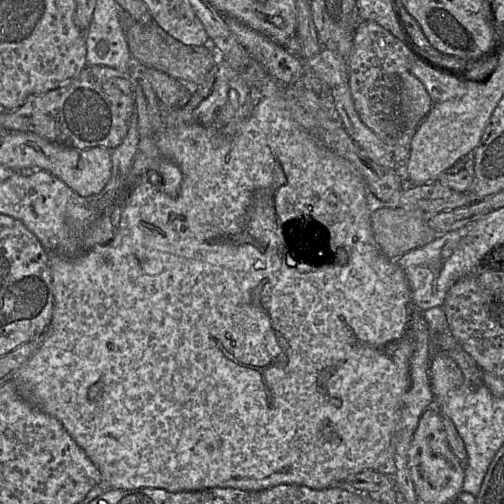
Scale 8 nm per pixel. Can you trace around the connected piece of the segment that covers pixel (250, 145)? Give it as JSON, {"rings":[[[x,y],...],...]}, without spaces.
{"rings":[[[294,84],[294,85],[283,85],[283,88],[282,88],[282,89],[281,89],[281,92],[280,92],[280,93],[279,93],[279,94],[280,94],[280,95],[267,95],[267,96],[265,96],[265,97],[261,97],[261,98],[259,98],[259,99],[257,99],[257,100],[256,100],[256,102],[255,102],[255,104],[254,104],[254,107],[253,107],[253,109],[252,109],[252,110],[251,110],[251,112],[250,112],[250,114],[249,114],[249,116],[248,116],[248,117],[247,117],[247,118],[246,118],[246,120],[245,120],[245,121],[244,121],[244,122],[243,122],[243,123],[242,123],[242,124],[241,124],[241,126],[240,126],[240,127],[239,127],[239,128],[238,128],[238,130],[237,130],[237,132],[236,132],[236,133],[235,133],[235,134],[234,134],[234,135],[232,135],[232,136],[225,136],[225,135],[223,135],[223,134],[222,134],[222,133],[220,133],[220,132],[219,132],[219,131],[218,131],[218,130],[217,130],[217,129],[216,129],[216,128],[213,128],[213,127],[210,127],[210,126],[202,126],[202,125],[200,125],[200,124],[197,124],[197,123],[194,123],[194,122],[193,122],[193,123],[188,123],[188,124],[180,124],[180,125],[175,125],[175,126],[167,126],[167,125],[164,125],[164,126],[163,126],[163,128],[162,128],[162,130],[161,130],[161,131],[159,131],[159,132],[157,132],[157,133],[156,133],[156,135],[155,135],[155,136],[154,136],[154,144],[155,144],[155,146],[156,146],[156,147],[157,147],[157,149],[158,149],[158,151],[159,151],[159,153],[160,153],[160,156],[161,156],[161,157],[163,157],[163,158],[165,158],[165,159],[167,159],[167,160],[169,160],[169,161],[171,161],[171,162],[173,162],[173,163],[175,163],[175,164],[176,164],[176,165],[177,165],[177,166],[178,166],[178,167],[179,167],[179,168],[180,168],[180,170],[181,170],[181,172],[182,172],[182,176],[183,176],[183,179],[182,179],[182,184],[181,184],[181,188],[180,188],[180,193],[179,193],[179,195],[178,195],[178,196],[177,196],[177,197],[170,197],[170,196],[169,196],[169,195],[167,195],[167,194],[166,194],[166,193],[165,193],[165,192],[164,192],[164,191],[163,191],[163,190],[162,190],[162,188],[161,188],[161,178],[160,178],[160,176],[159,176],[159,175],[158,175],[158,174],[157,174],[157,173],[156,173],[156,171],[155,171],[155,170],[157,170],[157,161],[158,161],[158,160],[159,160],[159,158],[152,158],[152,157],[148,157],[148,156],[147,156],[147,155],[145,155],[145,154],[143,154],[143,153],[142,153],[142,152],[140,152],[140,151],[137,151],[137,153],[136,153],[136,155],[135,155],[135,158],[134,158],[134,161],[133,161],[133,164],[132,164],[132,169],[131,169],[131,172],[130,172],[130,174],[129,174],[129,176],[128,176],[128,177],[127,177],[127,178],[126,178],[126,180],[125,180],[125,183],[124,183],[124,184],[123,184],[123,187],[122,187],[122,190],[121,190],[121,194],[120,194],[120,196],[119,196],[119,198],[118,198],[118,199],[117,199],[117,201],[116,201],[116,202],[115,202],[115,203],[114,203],[114,204],[113,204],[113,205],[112,205],[112,206],[111,206],[111,207],[110,207],[110,208],[108,208],[108,209],[107,209],[107,210],[105,210],[105,211],[104,211],[104,212],[103,212],[103,213],[102,213],[102,214],[101,214],[101,215],[100,215],[100,216],[99,216],[99,217],[97,217],[97,218],[96,218],[96,219],[95,219],[95,220],[94,220],[94,221],[92,221],[92,222],[90,222],[90,223],[89,223],[89,224],[87,224],[87,225],[86,225],[86,226],[85,226],[85,227],[84,227],[84,228],[83,228],[83,229],[81,229],[81,230],[79,230],[79,231],[78,231],[78,230],[77,230],[77,229],[75,229],[75,228],[73,228],[73,227],[70,227],[70,226],[69,226],[69,230],[70,230],[70,231],[69,231],[69,233],[68,233],[68,238],[66,238],[66,239],[65,239],[65,240],[64,240],[64,241],[63,241],[63,242],[62,242],[62,244],[61,244],[61,245],[60,245],[60,246],[59,246],[59,247],[58,247],[58,248],[56,248],[56,249],[52,249],[52,250],[49,250],[49,260],[50,260],[50,270],[51,270],[51,275],[52,275],[52,284],[53,284],[53,293],[54,293],[54,309],[53,309],[53,315],[52,315],[52,319],[51,319],[51,321],[50,321],[50,323],[49,323],[49,325],[48,325],[48,326],[47,326],[47,328],[46,328],[46,329],[45,329],[45,331],[44,331],[44,332],[43,332],[43,333],[42,333],[42,334],[41,334],[41,335],[40,335],[40,336],[39,336],[39,337],[40,337],[40,339],[41,339],[41,343],[40,343],[40,346],[39,346],[39,348],[38,348],[38,349],[37,349],[37,351],[36,351],[36,352],[35,352],[35,353],[34,353],[34,354],[33,354],[33,355],[32,355],[32,356],[31,356],[31,357],[30,357],[30,358],[29,358],[29,359],[28,359],[28,360],[27,360],[27,361],[26,361],[26,362],[25,362],[25,363],[24,363],[24,364],[23,364],[23,365],[22,365],[22,366],[21,366],[21,367],[20,367],[20,368],[19,368],[19,369],[18,369],[18,370],[17,370],[17,371],[16,371],[16,372],[15,372],[15,373],[14,373],[14,375],[13,375],[13,376],[12,376],[12,378],[11,378],[11,379],[10,379],[10,380],[12,380],[12,381],[13,381],[13,382],[14,382],[14,384],[15,384],[15,387],[16,387],[16,390],[17,390],[17,392],[18,392],[18,394],[19,394],[19,395],[20,395],[20,397],[21,397],[21,398],[23,398],[23,399],[24,399],[24,400],[26,400],[26,401],[28,401],[28,402],[30,402],[30,403],[32,403],[32,404],[33,404],[33,405],[35,405],[35,406],[36,406],[36,407],[38,407],[38,408],[39,408],[39,409],[41,409],[41,410],[42,410],[42,411],[44,411],[44,412],[46,412],[46,413],[47,413],[47,414],[49,414],[49,415],[51,415],[51,416],[53,416],[53,417],[55,417],[55,418],[56,418],[56,419],[58,419],[58,420],[59,420],[59,421],[60,421],[60,422],[61,422],[61,423],[62,423],[62,425],[63,425],[63,426],[64,426],[64,428],[65,428],[65,429],[66,429],[66,431],[67,431],[67,432],[68,432],[68,433],[69,433],[69,435],[70,435],[70,436],[71,436],[71,437],[72,437],[72,438],[73,438],[73,439],[74,439],[74,440],[75,440],[75,442],[76,442],[76,443],[77,443],[77,444],[78,444],[78,445],[79,445],[79,446],[80,446],[80,447],[81,447],[81,448],[82,448],[82,449],[83,449],[83,450],[84,450],[84,451],[85,451],[85,453],[86,453],[86,455],[87,455],[87,456],[88,456],[88,457],[89,457],[89,458],[90,458],[90,460],[91,460],[91,461],[92,461],[92,462],[93,462],[93,463],[94,463],[94,464],[95,464],[95,465],[96,465],[96,467],[97,467],[97,468],[98,468],[98,470],[99,470],[99,472],[100,472],[100,474],[101,474],[101,477],[102,477],[102,482],[105,482],[105,483],[107,483],[107,484],[108,484],[108,485],[109,485],[109,487],[110,487],[110,488],[111,488],[111,489],[120,489],[120,490],[132,490],[132,489],[142,489],[142,488],[155,488],[155,489],[164,489],[164,490],[166,490],[166,491],[169,491],[169,492],[182,492],[182,491],[199,491],[199,490],[203,490],[203,489],[210,489],[210,488],[234,488],[234,489],[240,489],[240,490],[244,490],[244,491],[261,491],[261,490],[266,490],[266,489],[268,489],[268,488],[272,488],[272,487],[275,487],[275,486],[277,486],[277,485],[280,485],[280,484],[298,484],[298,485],[303,485],[303,486],[307,486],[307,487],[310,487],[310,488],[312,488],[312,489],[324,489],[324,488],[328,488],[328,487],[331,487],[331,486],[341,486],[341,485],[342,485],[342,484],[343,484],[343,482],[344,482],[344,481],[345,481],[345,479],[346,479],[346,478],[348,478],[348,477],[349,477],[349,476],[350,476],[350,475],[353,475],[353,474],[357,474],[357,473],[360,473],[360,472],[363,472],[363,471],[366,471],[366,470],[374,470],[374,471],[384,471],[384,472],[387,472],[387,473],[389,473],[389,474],[391,474],[391,475],[392,475],[392,476],[393,476],[393,473],[394,473],[394,460],[393,460],[393,449],[392,449],[392,438],[393,438],[393,436],[394,436],[394,434],[395,434],[395,431],[396,431],[396,426],[397,426],[397,423],[398,423],[398,420],[399,420],[399,417],[400,417],[400,411],[401,411],[401,407],[402,407],[402,404],[403,404],[403,397],[404,397],[404,394],[405,394],[405,393],[406,393],[406,391],[407,391],[407,390],[408,390],[408,388],[409,388],[409,385],[410,385],[410,377],[409,377],[409,366],[410,366],[410,364],[409,364],[409,362],[410,362],[410,357],[411,357],[411,354],[412,354],[412,352],[413,352],[413,347],[414,347],[414,335],[413,335],[413,315],[415,315],[415,312],[416,312],[416,311],[420,311],[420,310],[418,310],[418,309],[417,309],[417,308],[415,308],[415,306],[414,306],[414,305],[413,305],[413,303],[412,303],[412,300],[411,300],[411,292],[410,292],[410,288],[409,288],[409,284],[408,284],[408,281],[407,281],[407,278],[406,278],[406,275],[405,275],[405,273],[404,273],[404,271],[403,271],[403,269],[402,269],[402,268],[401,268],[401,267],[400,267],[400,266],[399,266],[399,265],[398,265],[398,263],[397,263],[397,261],[394,261],[394,260],[390,260],[390,259],[388,259],[388,258],[387,258],[387,257],[385,257],[385,256],[384,256],[384,255],[383,255],[383,254],[382,254],[382,253],[381,253],[381,251],[380,251],[380,249],[379,249],[379,248],[378,248],[378,246],[377,246],[377,244],[376,244],[376,242],[375,242],[375,240],[374,240],[374,236],[373,236],[373,231],[372,231],[372,227],[371,227],[371,221],[370,221],[370,218],[371,218],[371,214],[372,214],[372,211],[373,211],[373,209],[374,209],[374,207],[375,207],[375,202],[374,202],[374,200],[373,200],[373,198],[372,198],[372,196],[371,196],[371,194],[370,194],[370,191],[369,191],[369,189],[368,189],[368,186],[367,186],[367,184],[366,184],[366,182],[365,182],[365,180],[364,180],[364,178],[363,178],[363,176],[362,176],[362,175],[361,175],[361,173],[360,173],[360,172],[359,172],[359,171],[358,171],[358,170],[357,170],[357,169],[356,169],[356,168],[355,168],[355,167],[354,167],[354,166],[353,166],[353,165],[352,165],[352,164],[350,164],[350,163],[349,163],[349,162],[347,162],[347,161],[346,161],[346,160],[344,160],[344,159],[343,159],[343,158],[341,158],[341,157],[339,157],[339,156],[338,156],[338,155],[337,155],[337,154],[336,154],[336,153],[335,153],[335,152],[334,152],[334,151],[333,151],[333,150],[331,150],[331,149],[330,149],[330,148],[329,148],[329,147],[328,147],[328,146],[327,146],[327,145],[325,145],[325,144],[324,144],[324,143],[323,143],[323,142],[322,142],[322,141],[321,141],[321,139],[320,139],[320,138],[319,138],[319,137],[318,137],[318,135],[317,135],[317,134],[316,134],[316,126],[317,126],[317,124],[318,124],[318,123],[320,123],[320,121],[321,121],[321,119],[322,119],[322,118],[323,118],[323,117],[327,117],[327,116],[335,116],[335,117],[336,117],[336,118],[337,118],[337,115],[336,115],[336,114],[335,114],[335,112],[334,112],[334,104],[333,104],[333,102],[332,102],[332,100],[331,100],[331,98],[330,98],[330,97],[329,97],[329,94],[328,94],[328,93],[326,93],[326,94],[316,94],[316,93],[315,93],[315,92],[314,92],[314,91],[313,91],[313,90],[308,90],[308,89],[306,89],[306,88],[305,88],[305,87],[304,87],[304,86],[303,86],[303,85],[299,85],[299,84]]]}

